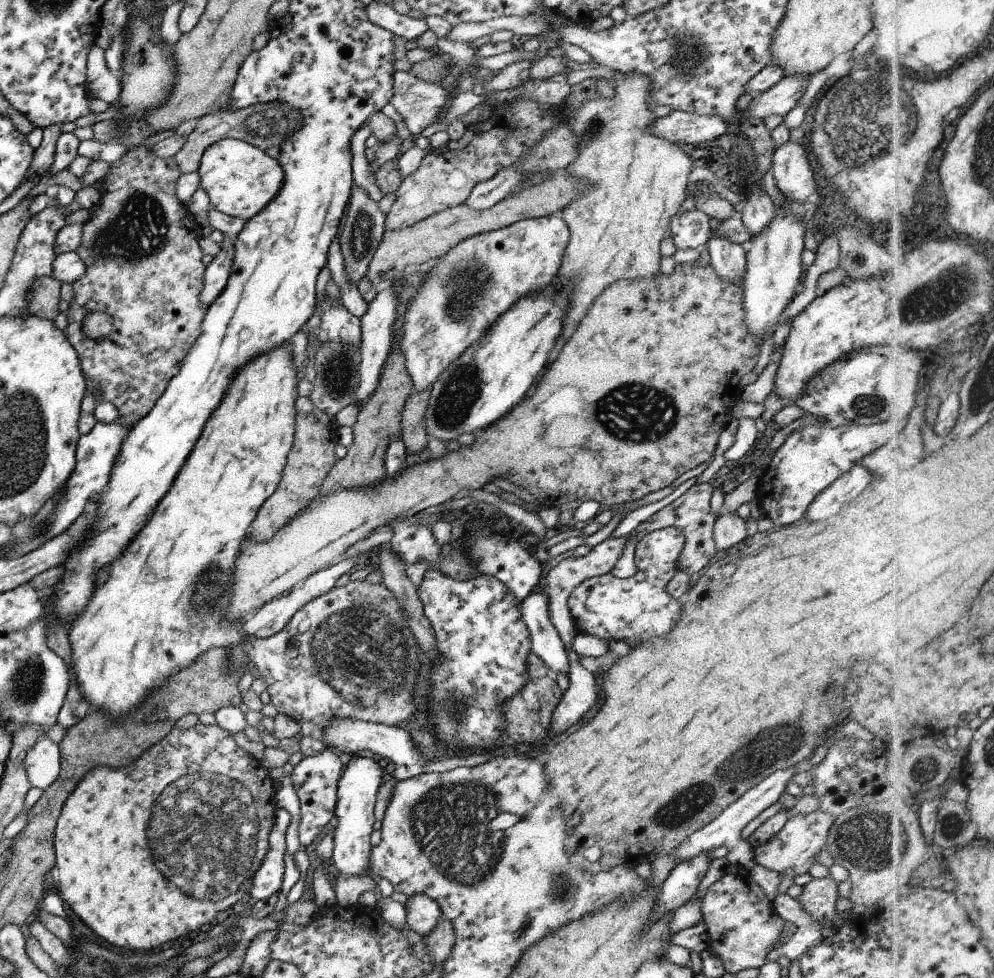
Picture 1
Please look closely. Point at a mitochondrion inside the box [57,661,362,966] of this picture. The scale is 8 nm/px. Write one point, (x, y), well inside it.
(214, 849)

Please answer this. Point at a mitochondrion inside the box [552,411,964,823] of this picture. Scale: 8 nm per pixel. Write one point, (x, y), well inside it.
(928, 770)

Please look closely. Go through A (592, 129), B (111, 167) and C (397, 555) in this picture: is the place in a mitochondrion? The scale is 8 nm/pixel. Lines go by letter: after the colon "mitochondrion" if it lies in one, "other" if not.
A: mitochondrion
B: other
C: other

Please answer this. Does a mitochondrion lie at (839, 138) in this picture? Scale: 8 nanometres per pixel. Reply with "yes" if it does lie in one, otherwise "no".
yes

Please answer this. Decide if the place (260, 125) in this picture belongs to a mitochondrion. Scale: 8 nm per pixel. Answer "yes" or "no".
yes

